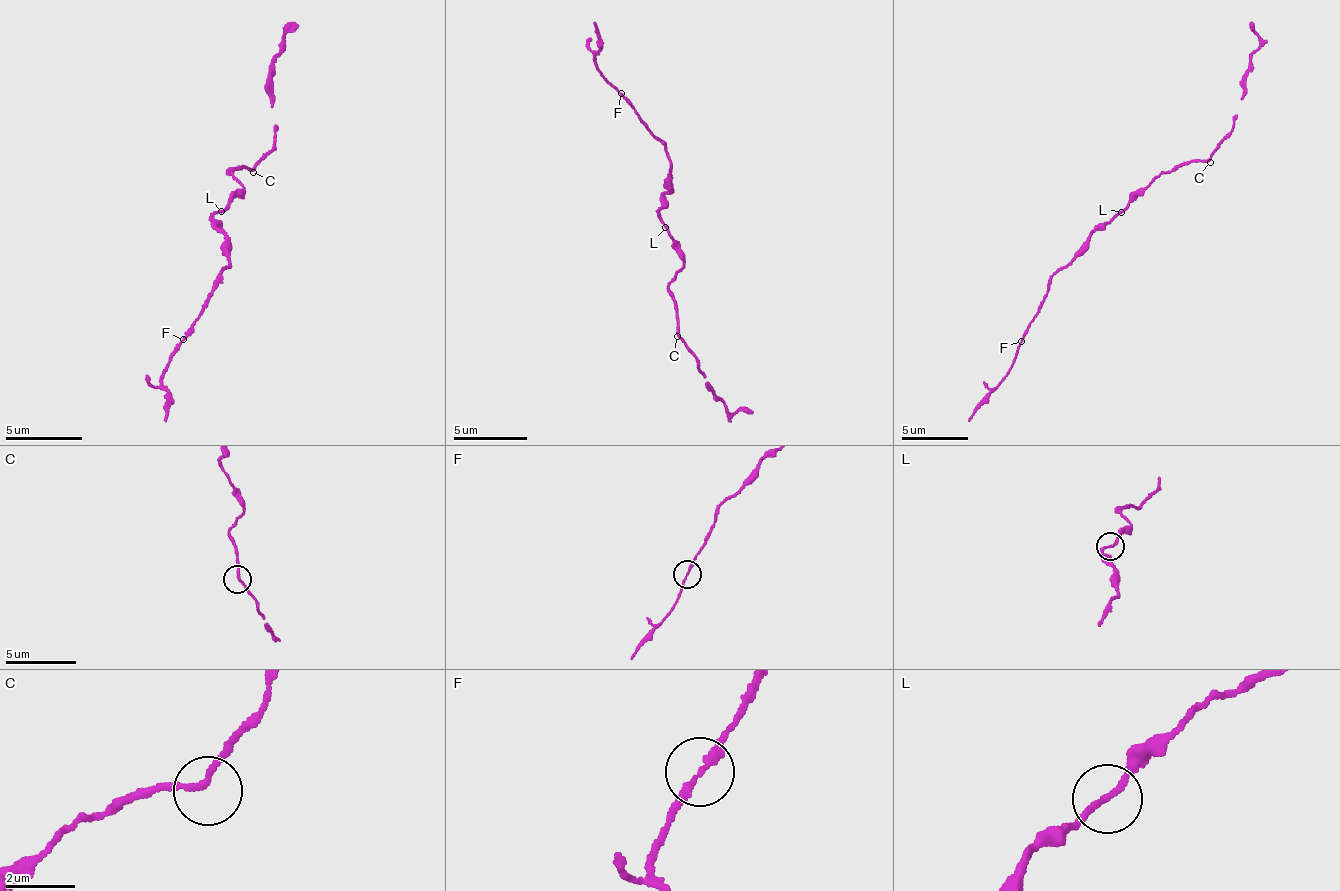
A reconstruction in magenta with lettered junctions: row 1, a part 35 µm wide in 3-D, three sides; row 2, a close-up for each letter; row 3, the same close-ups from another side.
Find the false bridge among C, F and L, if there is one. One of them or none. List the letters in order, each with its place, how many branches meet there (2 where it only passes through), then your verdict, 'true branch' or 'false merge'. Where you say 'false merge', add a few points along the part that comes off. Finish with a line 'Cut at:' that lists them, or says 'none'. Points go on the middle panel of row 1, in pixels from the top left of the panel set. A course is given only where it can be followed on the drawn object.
C: place (677, 336); branches 2; true branch
F: place (621, 93); branches 2; false merge; course (621, 92), (594, 57), (600, 45), (593, 22)
L: place (665, 227); branches 2; true branch
Cut at: F

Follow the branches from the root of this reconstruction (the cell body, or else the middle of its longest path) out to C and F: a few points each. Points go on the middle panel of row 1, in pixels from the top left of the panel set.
C: (665, 224), (672, 247), (683, 262), (669, 289), (669, 296), (677, 311), (677, 336)
F: (665, 224), (659, 212), (670, 186), (665, 180), (671, 167), (666, 143), (644, 125), (631, 100), (621, 92)

